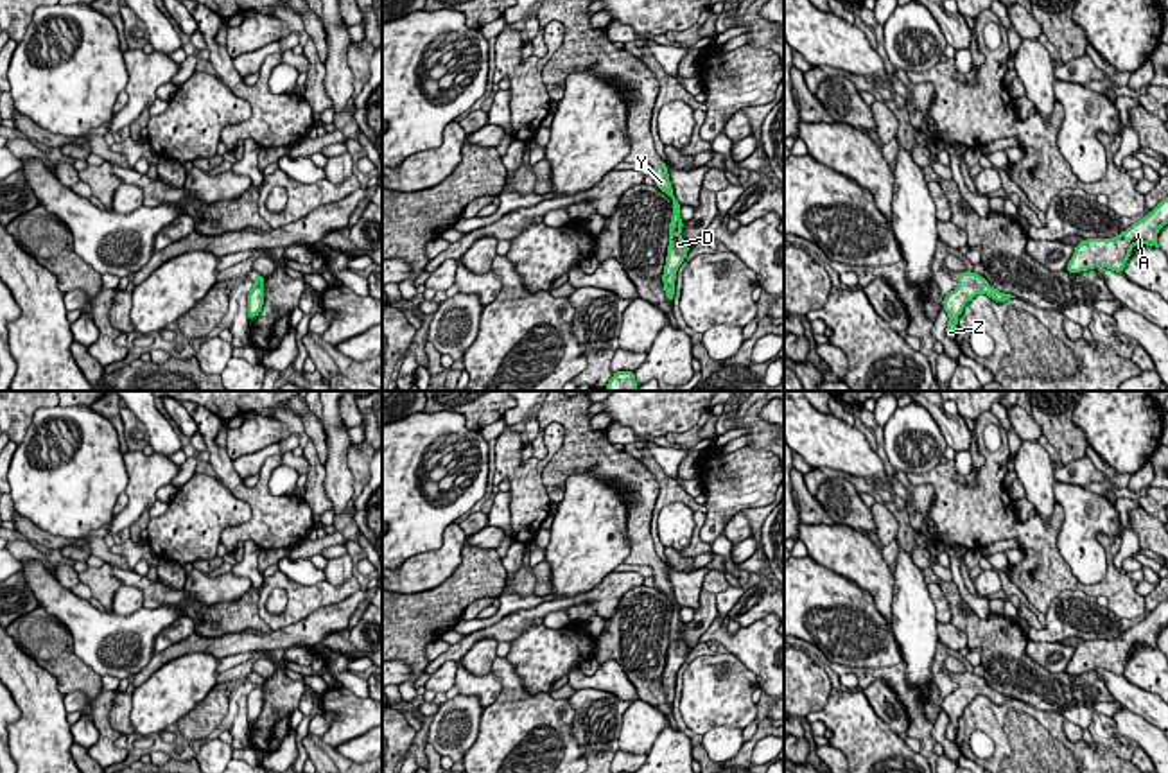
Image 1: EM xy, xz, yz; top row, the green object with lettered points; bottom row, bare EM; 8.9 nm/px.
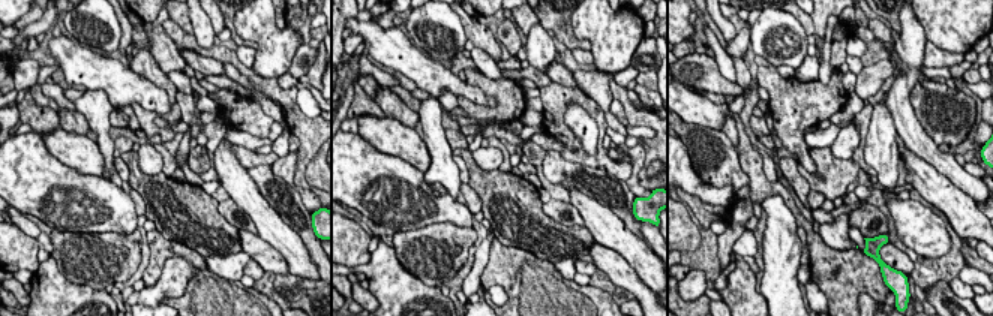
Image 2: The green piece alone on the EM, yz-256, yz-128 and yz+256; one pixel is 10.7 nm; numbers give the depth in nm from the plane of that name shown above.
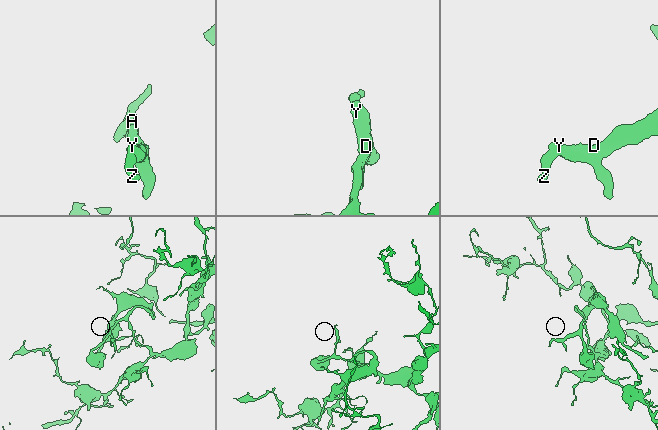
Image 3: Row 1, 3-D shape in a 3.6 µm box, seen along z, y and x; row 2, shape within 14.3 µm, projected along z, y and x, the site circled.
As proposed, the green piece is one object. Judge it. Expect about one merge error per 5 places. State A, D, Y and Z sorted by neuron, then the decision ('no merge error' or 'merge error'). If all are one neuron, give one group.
A D Y Z | no merge error

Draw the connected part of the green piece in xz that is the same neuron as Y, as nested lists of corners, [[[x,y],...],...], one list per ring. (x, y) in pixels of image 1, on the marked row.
[[[666,161],[653,167],[653,178],[655,178],[655,187],[658,187],[664,194],[667,194],[673,199],[673,213],[671,213],[671,221],[669,221],[669,246],[667,246],[666,265],[664,265],[664,273],[662,273],[666,298],[669,303],[673,303],[676,271],[682,265],[682,262],[685,260],[685,256],[689,253],[689,246],[680,237],[680,231],[684,228],[684,221],[680,219],[682,204],[673,195]]]

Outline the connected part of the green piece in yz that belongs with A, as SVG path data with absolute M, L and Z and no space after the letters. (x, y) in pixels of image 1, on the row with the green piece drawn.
M1168 197L1159 201L1148 215L1136 221L1120 235L1112 239L1085 239L1078 242L1064 271L1075 274L1102 265L1114 273L1123 273L1136 244L1159 248L1157 233L1164 224L1168 224Z

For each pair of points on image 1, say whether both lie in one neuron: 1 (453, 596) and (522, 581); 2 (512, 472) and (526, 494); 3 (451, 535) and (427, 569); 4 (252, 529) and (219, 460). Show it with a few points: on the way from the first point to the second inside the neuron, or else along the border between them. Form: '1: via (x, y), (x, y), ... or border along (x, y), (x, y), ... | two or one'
1: border along (508, 576), (505, 585) | two
2: via (517, 477), (526, 488) | one
3: via (451, 544), (436, 560) | one
4: via (257, 512), (257, 506), (228, 477) | one

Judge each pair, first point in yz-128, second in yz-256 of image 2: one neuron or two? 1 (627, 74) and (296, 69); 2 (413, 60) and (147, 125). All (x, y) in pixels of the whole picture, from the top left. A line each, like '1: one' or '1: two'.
1: two
2: two

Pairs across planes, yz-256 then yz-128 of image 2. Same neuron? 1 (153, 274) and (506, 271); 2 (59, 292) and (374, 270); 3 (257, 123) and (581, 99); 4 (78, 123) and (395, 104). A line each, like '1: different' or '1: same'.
1: same
2: same
3: same
4: same

